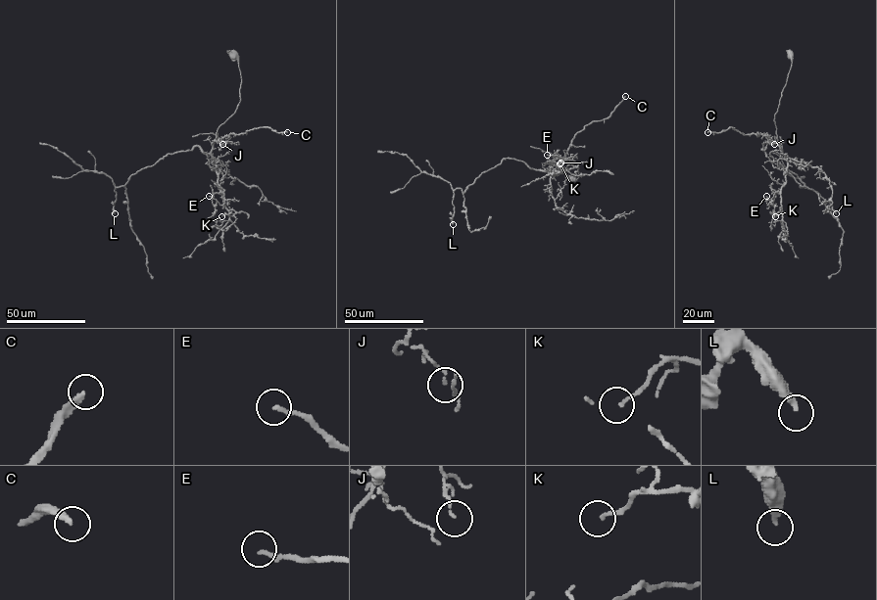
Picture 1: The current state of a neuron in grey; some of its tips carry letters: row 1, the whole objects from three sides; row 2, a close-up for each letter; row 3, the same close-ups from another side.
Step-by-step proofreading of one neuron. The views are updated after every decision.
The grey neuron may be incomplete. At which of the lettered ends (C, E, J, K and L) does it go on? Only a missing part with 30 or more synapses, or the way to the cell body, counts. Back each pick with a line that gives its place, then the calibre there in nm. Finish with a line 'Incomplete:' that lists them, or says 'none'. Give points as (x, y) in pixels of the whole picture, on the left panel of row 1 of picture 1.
C: (287, 132) | 240 nm
L: (115, 213) | 300 nm
Incomplete: C, L

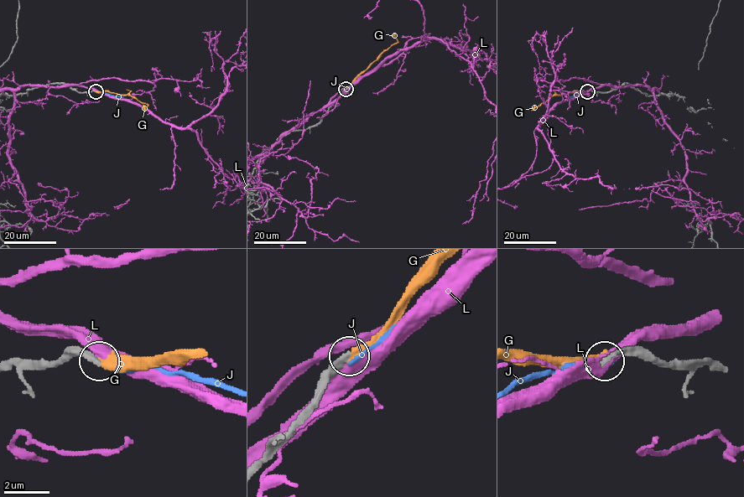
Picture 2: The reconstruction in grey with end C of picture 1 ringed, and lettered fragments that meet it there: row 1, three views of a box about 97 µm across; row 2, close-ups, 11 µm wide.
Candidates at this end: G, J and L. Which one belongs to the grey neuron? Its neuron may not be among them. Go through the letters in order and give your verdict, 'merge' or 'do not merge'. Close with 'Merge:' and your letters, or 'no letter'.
G: merge
J: do not merge
L: do not merge
Merge: G

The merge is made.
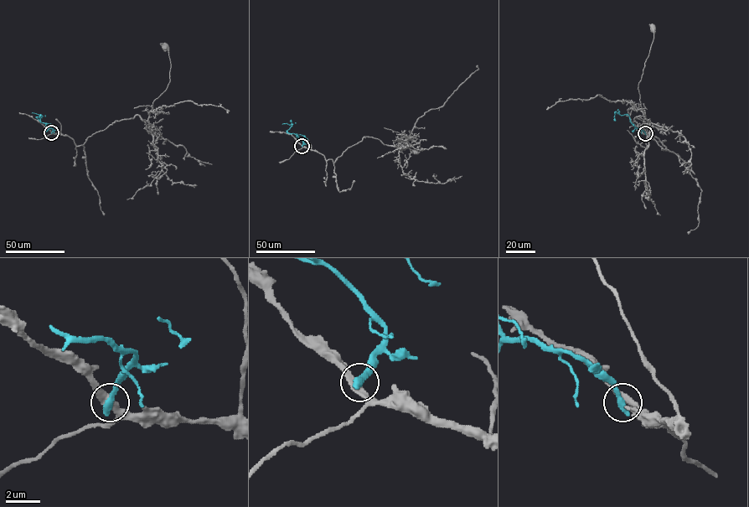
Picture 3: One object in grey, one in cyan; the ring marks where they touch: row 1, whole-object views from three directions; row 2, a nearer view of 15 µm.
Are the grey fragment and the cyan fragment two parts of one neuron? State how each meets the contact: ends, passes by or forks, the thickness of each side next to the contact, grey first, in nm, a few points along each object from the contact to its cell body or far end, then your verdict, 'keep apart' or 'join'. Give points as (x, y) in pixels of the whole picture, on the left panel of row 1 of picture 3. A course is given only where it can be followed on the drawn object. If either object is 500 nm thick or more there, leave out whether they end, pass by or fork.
grey passes by; cyan ends there; 400 nm thick on the grey side, 440 nm on the other; grey runs (52, 132), (67, 135), (78, 146), (116, 121), (137, 115), (147, 120), (152, 101), (169, 82), (165, 45); cyan runs (52, 132), (54, 129), (37, 117), (41, 117), (40, 115), (40, 122); keep apart

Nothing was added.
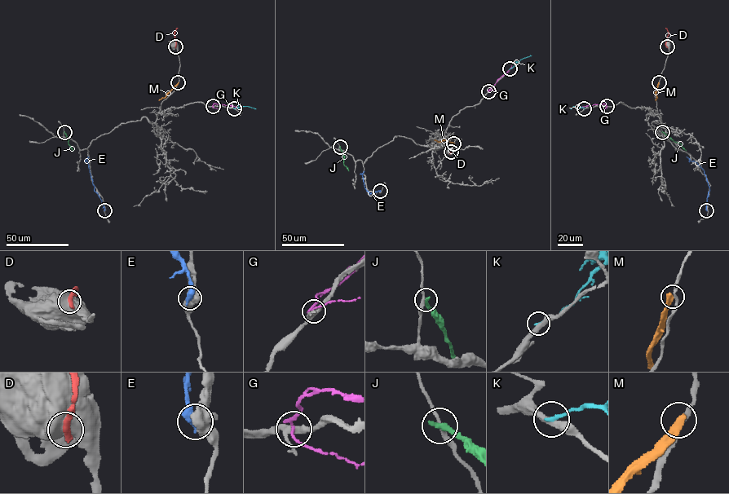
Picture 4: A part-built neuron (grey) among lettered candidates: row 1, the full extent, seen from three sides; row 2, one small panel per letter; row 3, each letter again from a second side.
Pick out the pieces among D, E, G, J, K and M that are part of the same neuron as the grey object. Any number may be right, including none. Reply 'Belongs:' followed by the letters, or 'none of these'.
Belongs: none of these

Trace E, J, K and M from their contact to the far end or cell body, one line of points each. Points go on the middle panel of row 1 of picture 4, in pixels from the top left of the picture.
E: (380, 191), (369, 194), (366, 191), (361, 174), (364, 171)
J: (340, 147), (343, 165), (348, 170)
K: (510, 69), (521, 59), (532, 55)
M: (453, 143), (434, 140)

